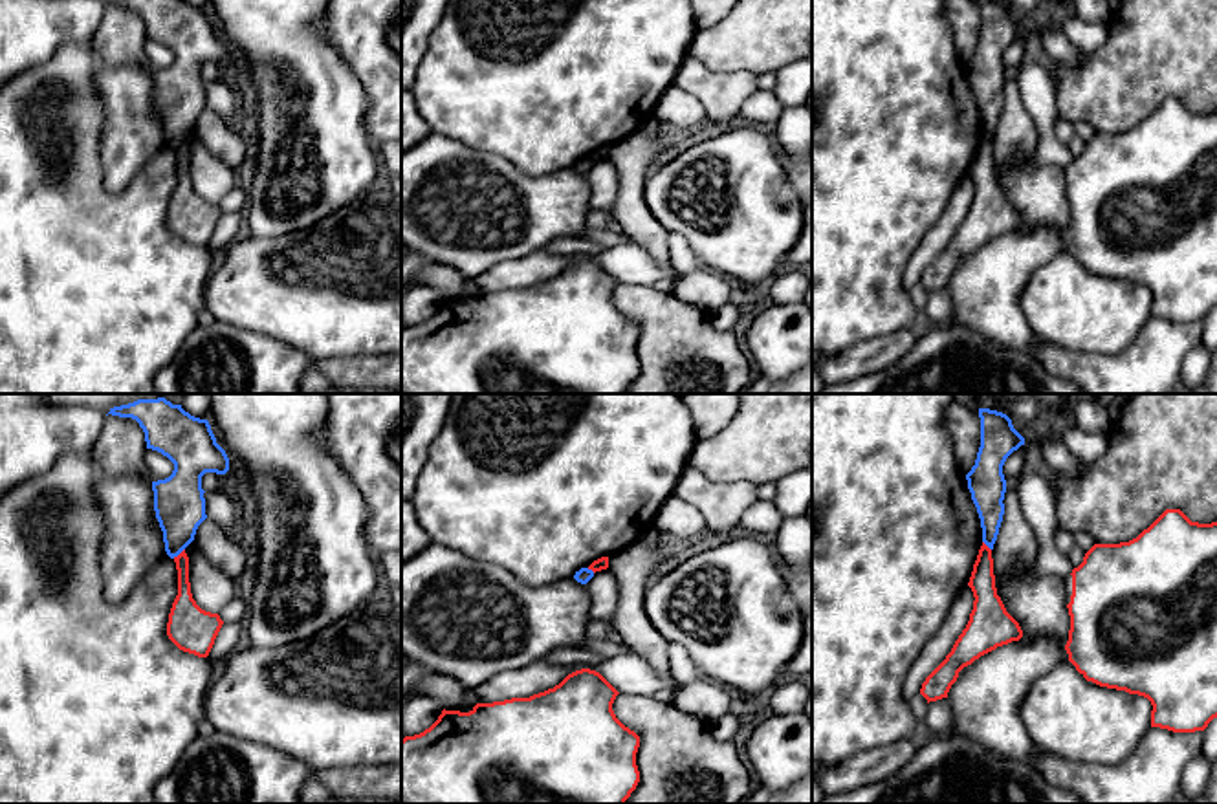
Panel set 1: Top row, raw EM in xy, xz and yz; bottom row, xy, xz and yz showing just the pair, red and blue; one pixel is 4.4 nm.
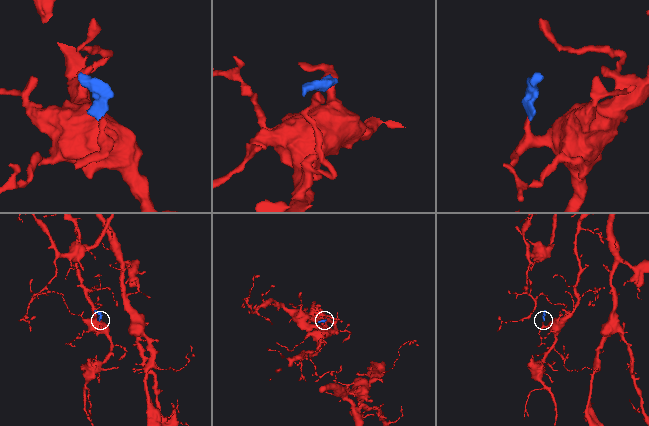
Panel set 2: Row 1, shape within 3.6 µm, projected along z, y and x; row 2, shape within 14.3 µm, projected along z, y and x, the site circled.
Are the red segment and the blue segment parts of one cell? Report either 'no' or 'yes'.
no

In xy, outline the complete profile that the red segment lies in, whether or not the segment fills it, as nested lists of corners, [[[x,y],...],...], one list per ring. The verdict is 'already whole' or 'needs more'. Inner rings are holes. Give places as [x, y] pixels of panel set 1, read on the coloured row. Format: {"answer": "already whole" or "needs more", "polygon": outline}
{"answer": "already whole", "polygon": [[[185,549],[174,557],[174,562],[178,570],[178,595],[169,614],[167,636],[180,650],[207,657],[224,621],[218,614],[202,610],[192,599]]]}

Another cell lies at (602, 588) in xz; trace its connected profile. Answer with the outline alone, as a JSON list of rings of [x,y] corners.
[[[608,570],[596,571],[585,584],[590,619],[610,623],[618,608],[618,584]]]

